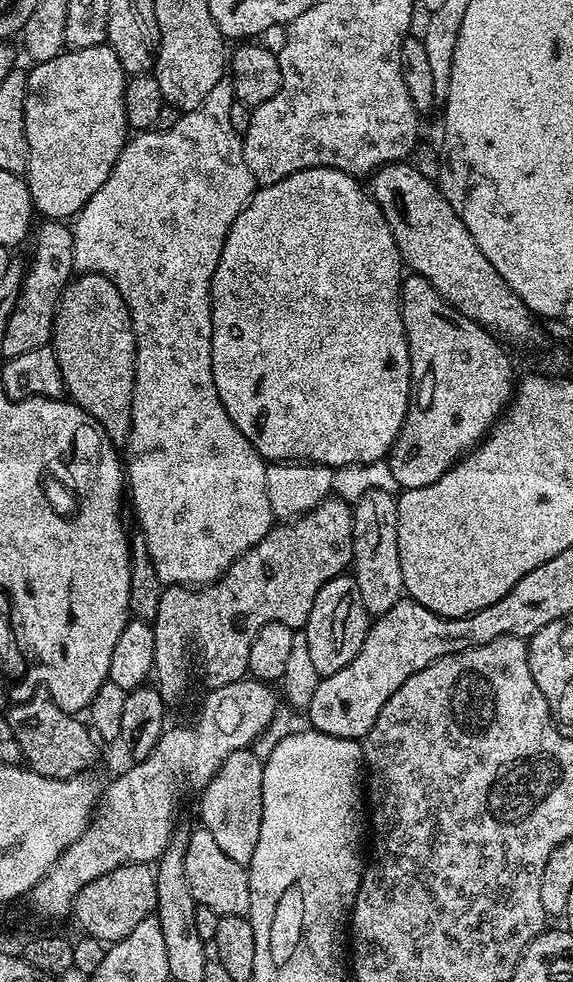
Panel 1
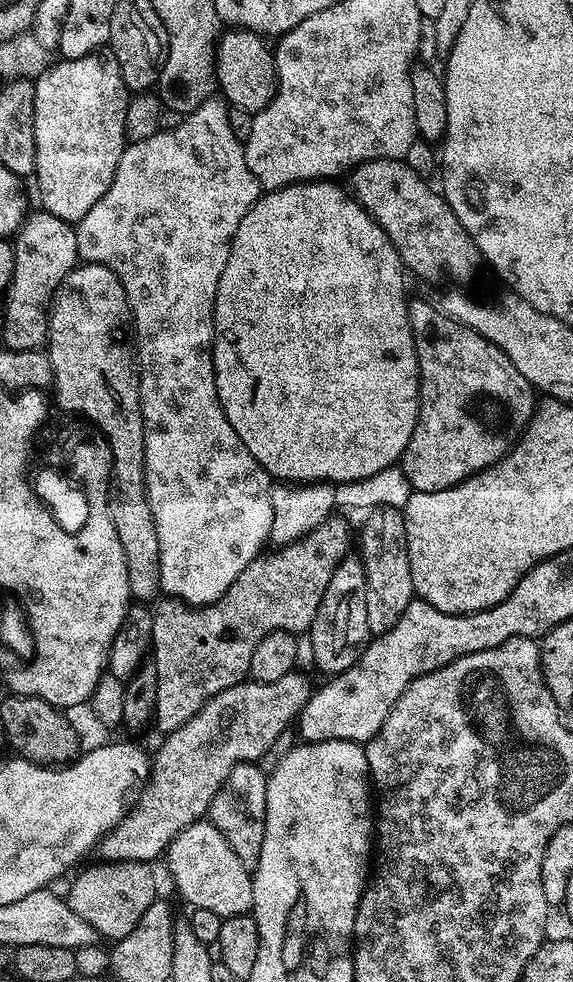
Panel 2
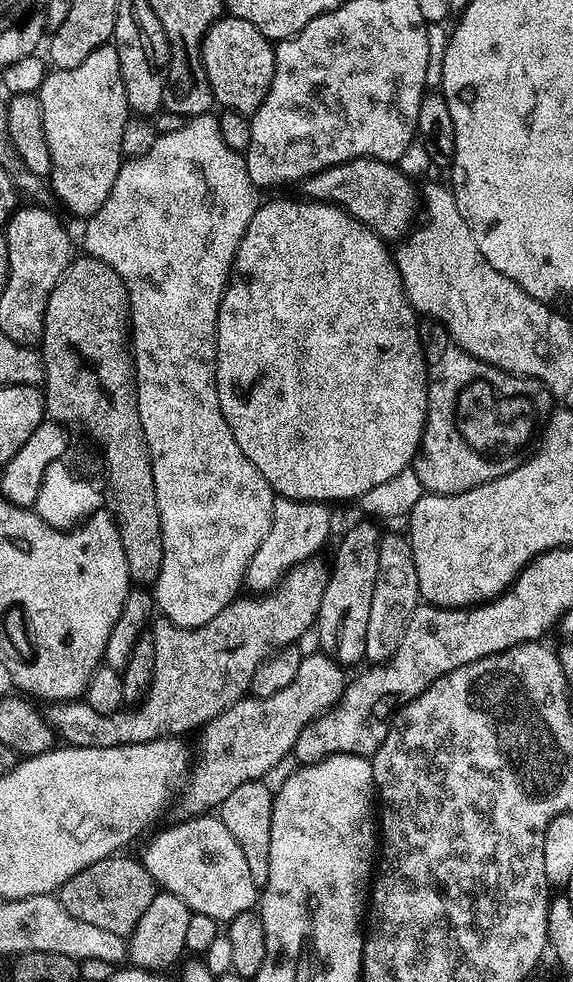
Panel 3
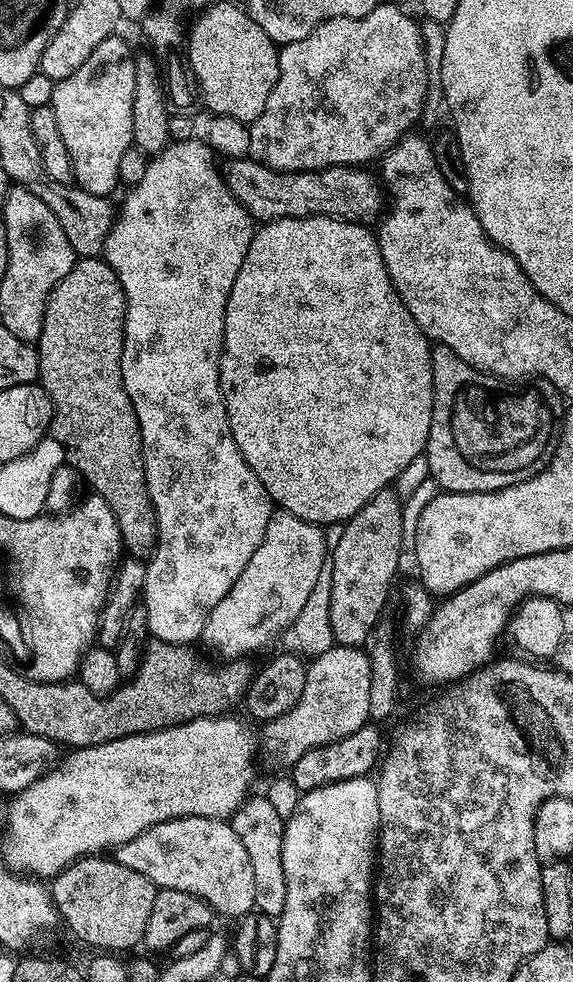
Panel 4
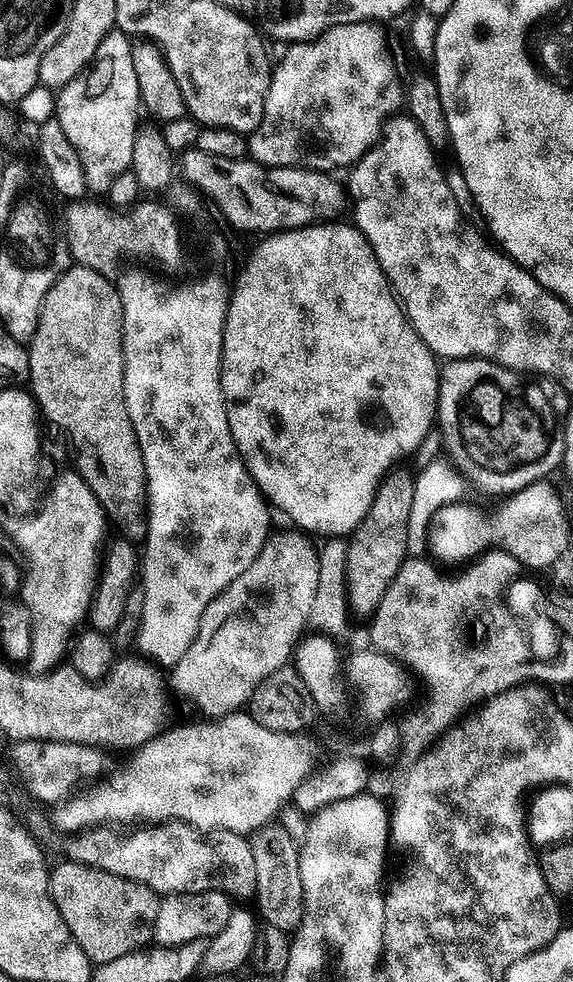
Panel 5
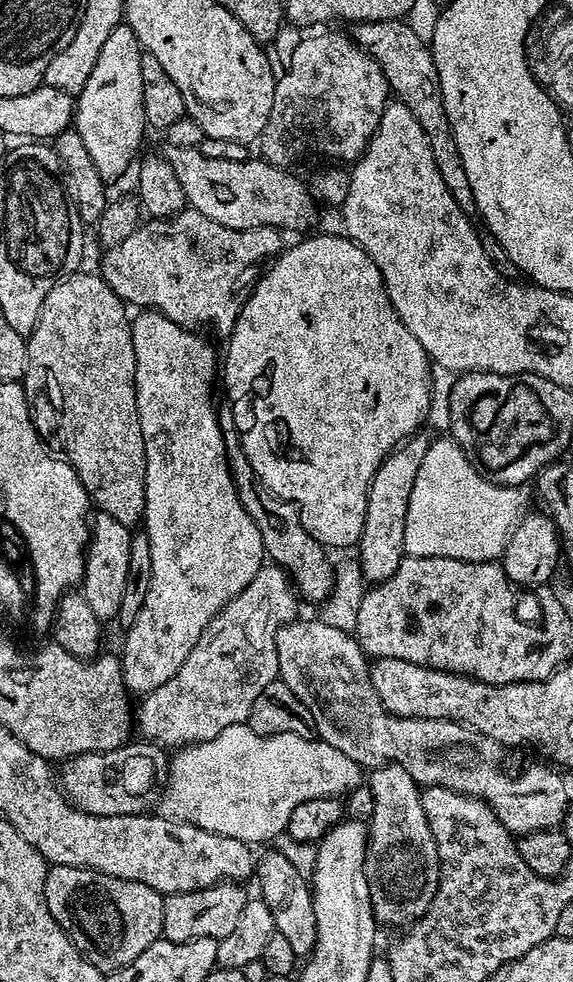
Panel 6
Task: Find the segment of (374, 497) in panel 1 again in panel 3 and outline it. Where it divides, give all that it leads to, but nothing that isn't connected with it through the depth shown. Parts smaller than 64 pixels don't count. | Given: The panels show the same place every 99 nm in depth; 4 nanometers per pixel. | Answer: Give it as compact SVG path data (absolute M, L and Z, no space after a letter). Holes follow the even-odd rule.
M383 535L378 556L378 578L374 582L374 598L370 598L370 618L366 625L364 660L372 666L383 666L398 650L398 642L406 634L406 626L422 601L418 586L418 570L414 570L412 547L403 535Z

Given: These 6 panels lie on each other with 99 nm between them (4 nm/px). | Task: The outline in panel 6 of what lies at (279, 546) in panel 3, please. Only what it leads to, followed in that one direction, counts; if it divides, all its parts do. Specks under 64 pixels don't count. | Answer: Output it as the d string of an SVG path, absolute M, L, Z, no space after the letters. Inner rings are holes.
M271 562L250 578L250 584L246 586L202 630L202 638L194 642L194 650L186 657L186 662L178 666L178 674L170 678L170 682L162 682L154 691L147 693L144 700L134 712L134 728L141 732L143 739L155 742L161 746L176 744L201 744L217 734L222 734L226 726L234 726L247 721L250 714L250 706L254 706L254 698L270 686L270 682L278 679L278 650L276 649L276 635L286 624L291 624L297 619L296 604L298 605L298 593L287 572L283 568Z

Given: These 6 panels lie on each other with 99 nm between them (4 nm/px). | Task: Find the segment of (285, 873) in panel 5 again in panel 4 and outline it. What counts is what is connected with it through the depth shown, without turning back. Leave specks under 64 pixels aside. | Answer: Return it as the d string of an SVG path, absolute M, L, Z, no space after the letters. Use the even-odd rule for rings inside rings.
M264 794L249 795L240 808L230 817L234 834L242 841L250 866L254 870L254 890L256 891L255 911L278 918L282 906L286 904L286 874L282 870L282 842L286 820L278 816L273 803Z

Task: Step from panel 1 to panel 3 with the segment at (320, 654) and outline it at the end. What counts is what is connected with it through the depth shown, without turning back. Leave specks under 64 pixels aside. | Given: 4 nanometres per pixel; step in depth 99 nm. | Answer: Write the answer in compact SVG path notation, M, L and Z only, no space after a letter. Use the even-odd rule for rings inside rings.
M364 518L345 536L339 537L336 557L330 563L322 606L316 615L314 629L320 636L319 651L332 657L337 664L361 663L366 650L366 625L370 618L370 598L374 598L374 582L378 578L378 556L381 530Z

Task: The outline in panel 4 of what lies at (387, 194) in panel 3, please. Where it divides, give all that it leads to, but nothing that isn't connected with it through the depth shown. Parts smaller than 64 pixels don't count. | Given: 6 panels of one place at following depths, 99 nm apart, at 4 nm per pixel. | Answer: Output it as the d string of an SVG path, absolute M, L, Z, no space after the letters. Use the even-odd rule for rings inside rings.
M245 158L233 160L227 167L228 188L256 222L287 216L335 216L353 224L372 226L386 208L386 192L381 181L360 166L321 168L318 172L275 172L258 160Z

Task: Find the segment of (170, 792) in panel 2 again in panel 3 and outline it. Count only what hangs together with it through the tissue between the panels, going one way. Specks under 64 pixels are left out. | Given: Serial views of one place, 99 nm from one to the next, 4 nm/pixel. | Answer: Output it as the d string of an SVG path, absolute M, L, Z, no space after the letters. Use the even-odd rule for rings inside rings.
M305 655L298 666L297 677L286 690L278 690L278 694L262 700L249 695L204 725L200 770L188 792L189 813L204 814L219 809L220 803L233 790L238 790L242 782L262 780L274 766L291 756L298 736L308 724L333 711L344 699L344 672L345 669L330 656Z

